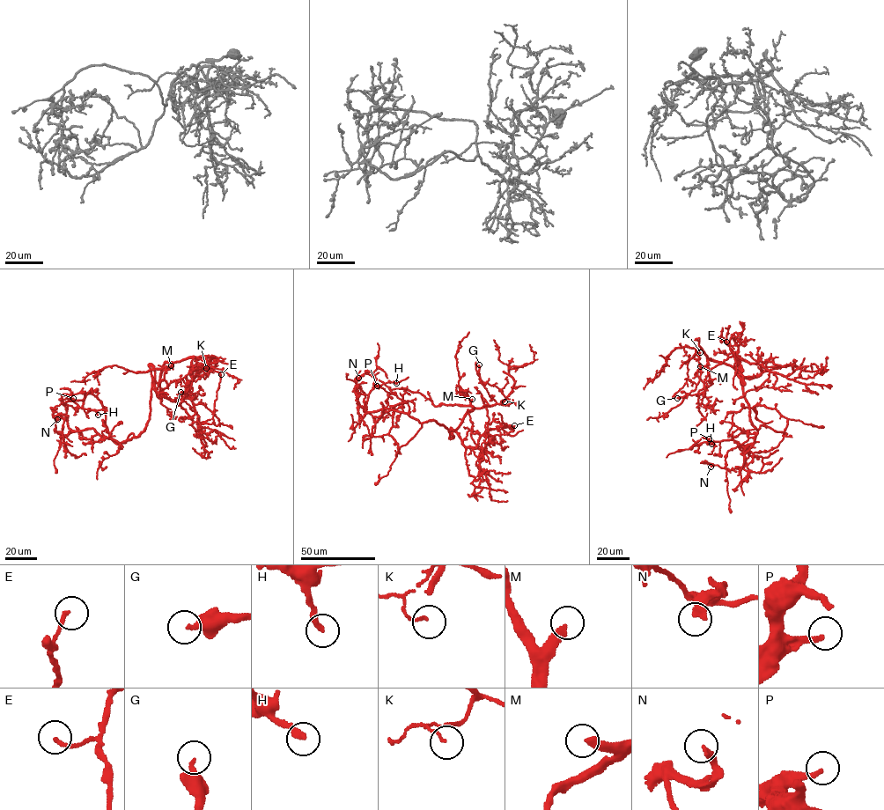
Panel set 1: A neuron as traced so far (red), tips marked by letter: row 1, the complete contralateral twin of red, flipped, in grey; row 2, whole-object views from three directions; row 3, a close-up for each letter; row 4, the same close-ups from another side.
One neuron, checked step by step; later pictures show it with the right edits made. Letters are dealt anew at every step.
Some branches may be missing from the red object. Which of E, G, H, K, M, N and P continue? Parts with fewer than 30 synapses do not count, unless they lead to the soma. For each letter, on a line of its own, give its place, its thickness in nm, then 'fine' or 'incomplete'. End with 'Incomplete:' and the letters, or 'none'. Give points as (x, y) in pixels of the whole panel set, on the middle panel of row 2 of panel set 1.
E: place (514, 425); calibre 180 nm; fine
G: place (479, 364); calibre 240 nm; fine
H: place (396, 383); calibre 300 nm; fine
K: place (504, 401); calibre 100 nm; fine
M: place (472, 399); calibre 300 nm; incomplete
N: place (358, 378); calibre 400 nm; fine
P: place (377, 386); calibre 220 nm; fine
Incomplete: M

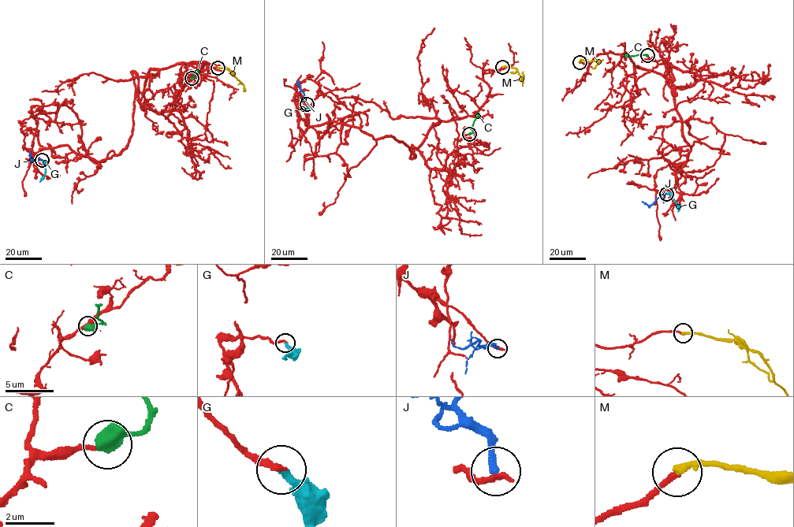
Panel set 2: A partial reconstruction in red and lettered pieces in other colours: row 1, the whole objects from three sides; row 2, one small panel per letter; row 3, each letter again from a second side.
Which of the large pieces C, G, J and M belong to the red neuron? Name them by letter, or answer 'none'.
G, M

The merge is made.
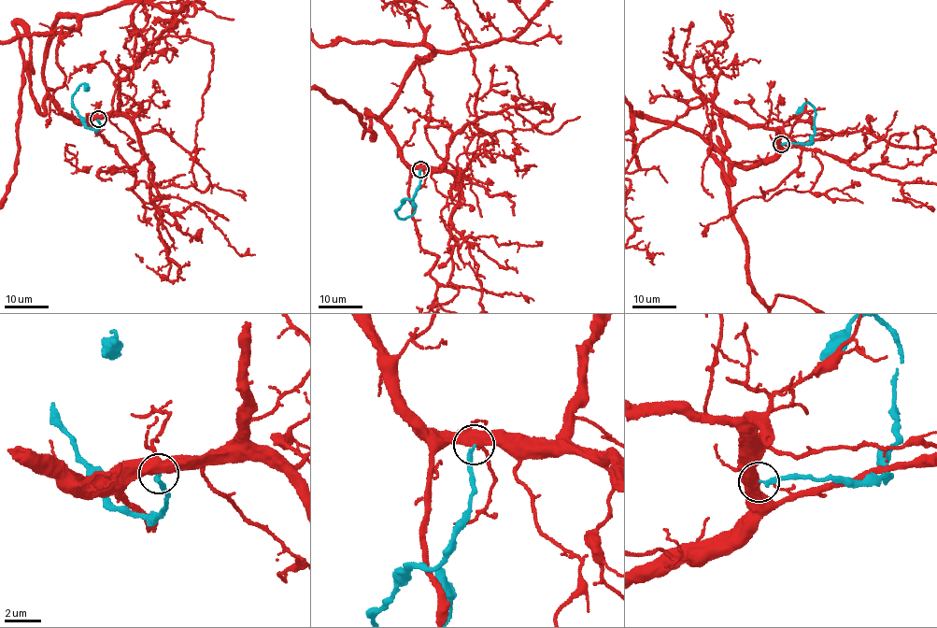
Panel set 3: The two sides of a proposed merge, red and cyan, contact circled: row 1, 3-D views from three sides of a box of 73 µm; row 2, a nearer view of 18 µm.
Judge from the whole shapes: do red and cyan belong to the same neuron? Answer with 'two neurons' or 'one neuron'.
two neurons

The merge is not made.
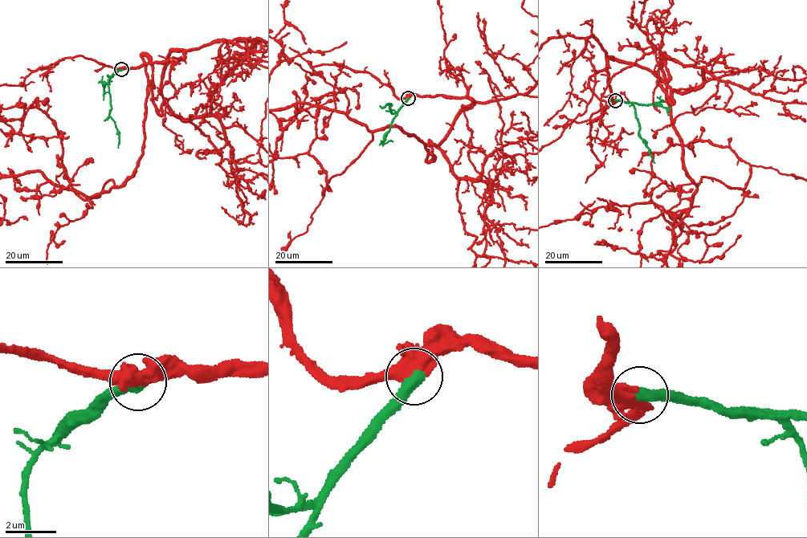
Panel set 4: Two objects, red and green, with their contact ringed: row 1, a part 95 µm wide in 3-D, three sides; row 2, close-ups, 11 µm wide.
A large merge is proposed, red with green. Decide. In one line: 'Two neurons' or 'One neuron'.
One neuron

